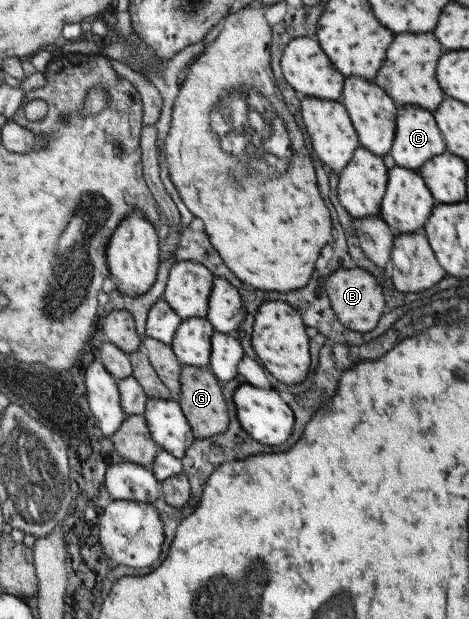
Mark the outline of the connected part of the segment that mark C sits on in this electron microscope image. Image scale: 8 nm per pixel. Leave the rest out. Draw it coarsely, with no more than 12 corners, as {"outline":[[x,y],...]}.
{"outline":[[399,106],[390,150],[419,170],[447,150],[433,114]]}

